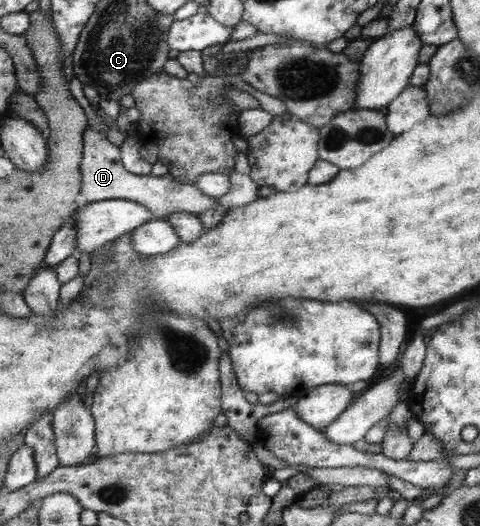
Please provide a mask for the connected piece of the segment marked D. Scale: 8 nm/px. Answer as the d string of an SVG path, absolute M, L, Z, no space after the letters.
M90 127L84 131L84 158L80 163L81 195L86 202L96 202L110 199L129 200L152 211L154 219L165 220L173 210L199 215L200 211L219 207L215 198L205 195L193 184L181 183L169 172L161 176L135 175L129 172L120 159L120 148L111 144L105 134Z

